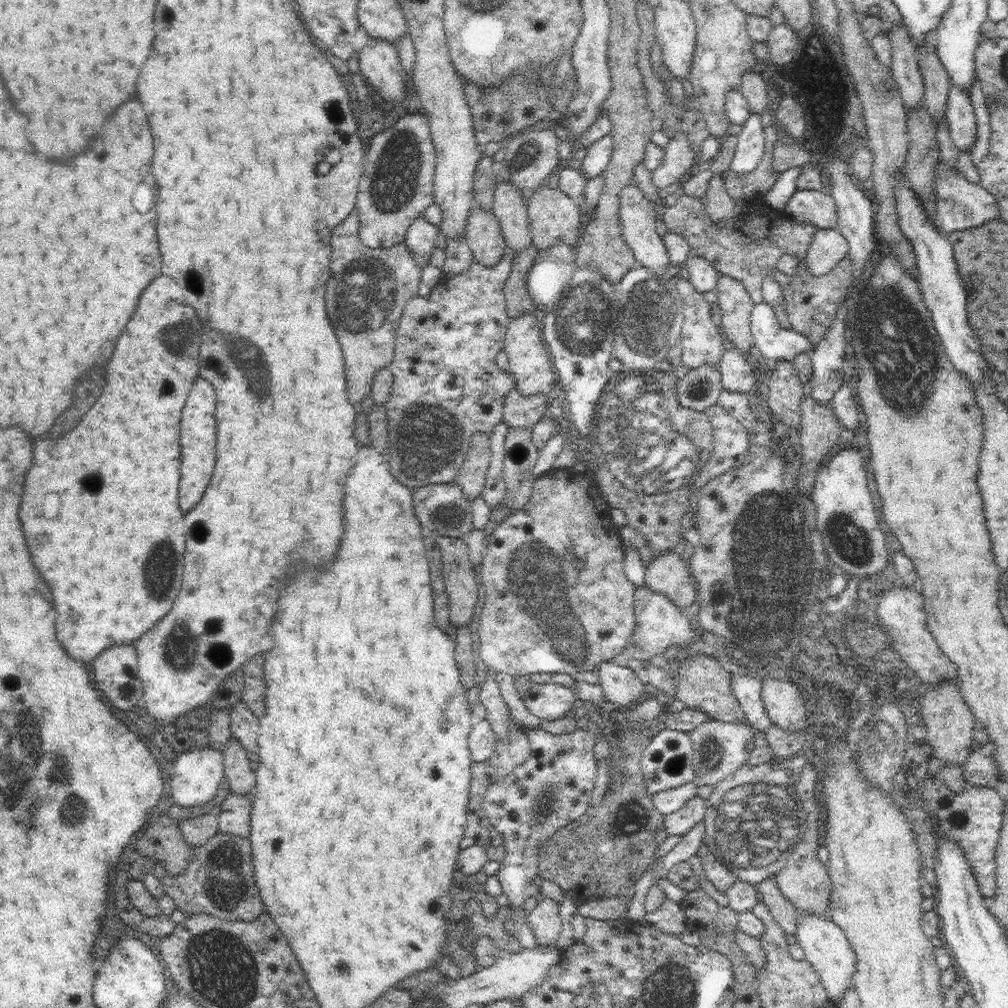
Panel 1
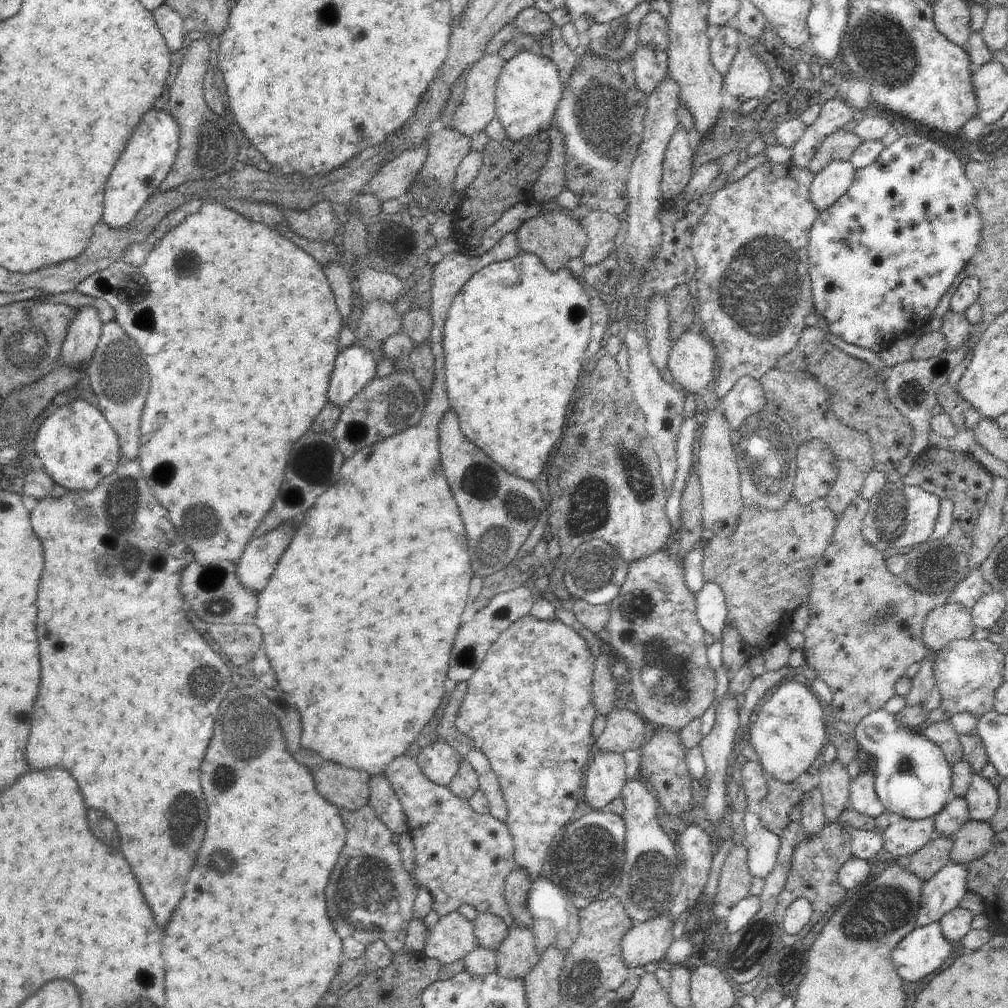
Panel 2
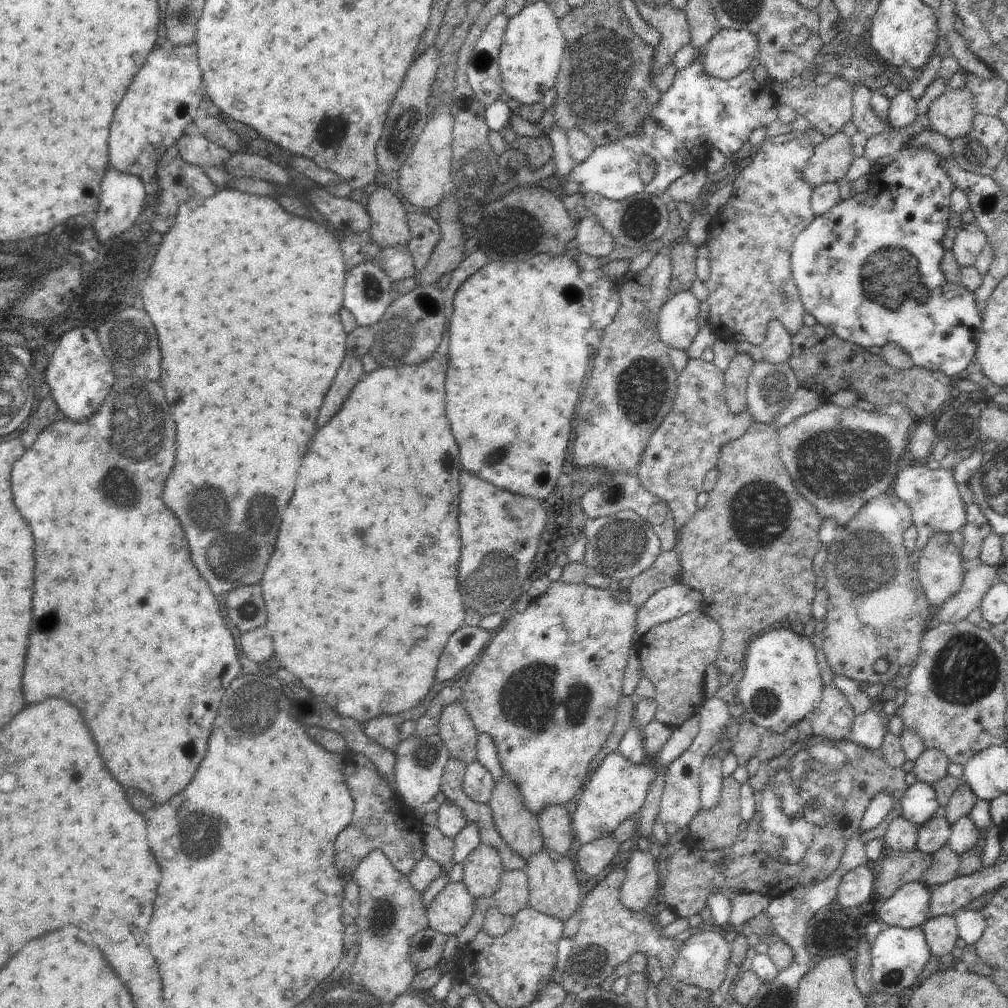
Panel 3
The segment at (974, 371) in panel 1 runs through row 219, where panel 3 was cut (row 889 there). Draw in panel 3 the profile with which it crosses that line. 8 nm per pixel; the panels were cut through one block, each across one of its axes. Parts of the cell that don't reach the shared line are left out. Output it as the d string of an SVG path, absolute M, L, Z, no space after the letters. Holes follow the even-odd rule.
M909 882L901 886L889 900L877 910L877 922L883 926L915 928L927 922L931 904L931 888L921 882Z

